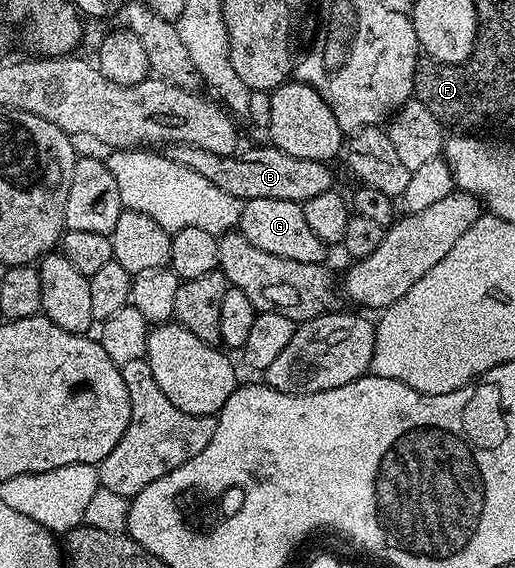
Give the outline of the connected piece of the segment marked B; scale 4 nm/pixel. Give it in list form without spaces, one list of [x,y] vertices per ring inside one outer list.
[[[183,144],[177,145],[175,150],[176,161],[198,172],[198,176],[206,176],[206,180],[222,188],[222,192],[230,192],[230,196],[241,200],[290,200],[303,204],[314,196],[322,196],[322,192],[331,190],[334,186],[331,170],[333,167],[329,163],[302,160],[271,144],[260,146],[257,150],[248,150],[245,154],[214,154]]]

